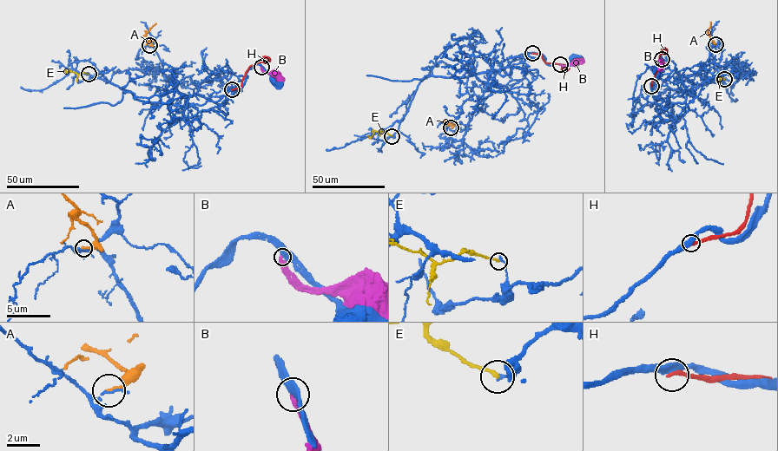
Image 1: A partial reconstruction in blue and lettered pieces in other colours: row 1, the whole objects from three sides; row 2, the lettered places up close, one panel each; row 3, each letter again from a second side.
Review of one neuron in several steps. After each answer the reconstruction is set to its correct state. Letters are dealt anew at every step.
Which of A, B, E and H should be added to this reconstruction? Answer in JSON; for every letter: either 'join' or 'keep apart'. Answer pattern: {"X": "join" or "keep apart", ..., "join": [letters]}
{"A": "keep apart", "B": "keep apart", "E": "keep apart", "H": "keep apart", "join": []}

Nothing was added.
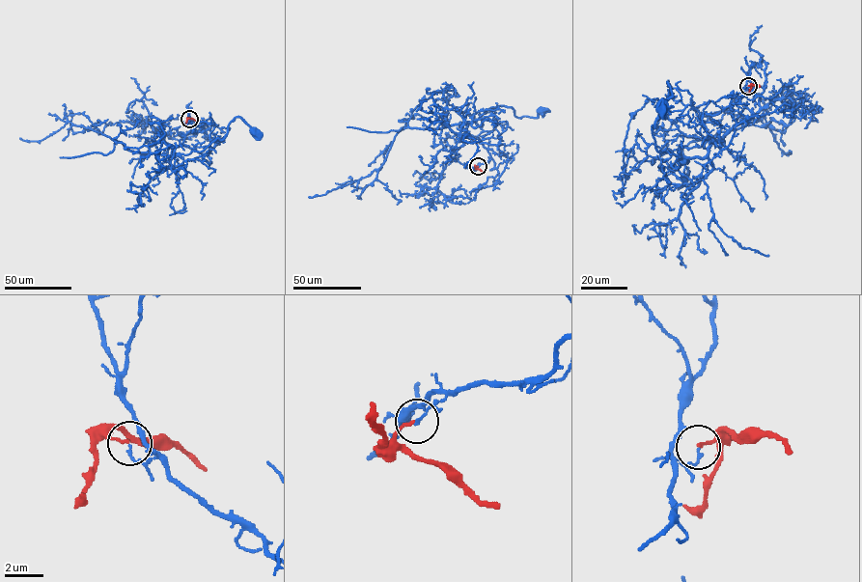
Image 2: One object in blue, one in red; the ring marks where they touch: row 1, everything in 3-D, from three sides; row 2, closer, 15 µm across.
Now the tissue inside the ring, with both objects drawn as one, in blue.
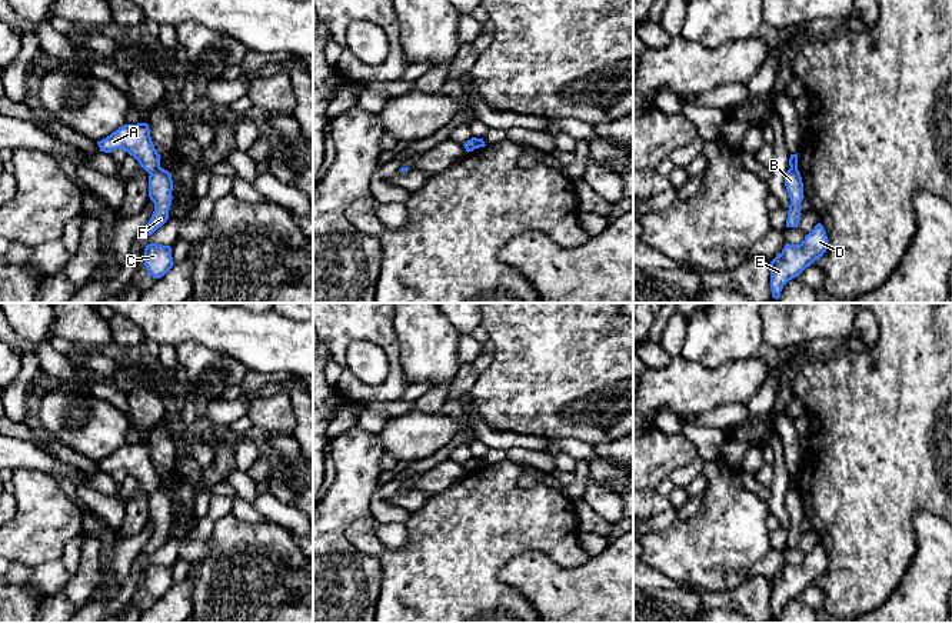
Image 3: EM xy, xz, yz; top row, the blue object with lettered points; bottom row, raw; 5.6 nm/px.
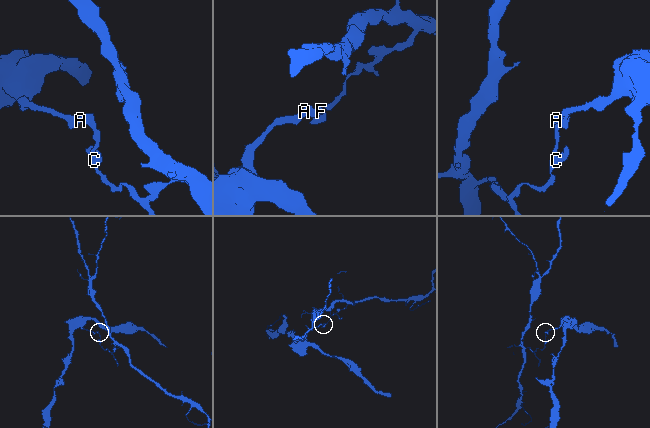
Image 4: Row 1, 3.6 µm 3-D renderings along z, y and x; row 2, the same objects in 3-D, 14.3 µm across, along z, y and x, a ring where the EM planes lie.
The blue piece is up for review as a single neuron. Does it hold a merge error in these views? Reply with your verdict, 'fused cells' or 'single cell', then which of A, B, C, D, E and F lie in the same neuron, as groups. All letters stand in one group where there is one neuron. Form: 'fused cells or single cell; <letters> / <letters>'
fused cells; A / B C D E F

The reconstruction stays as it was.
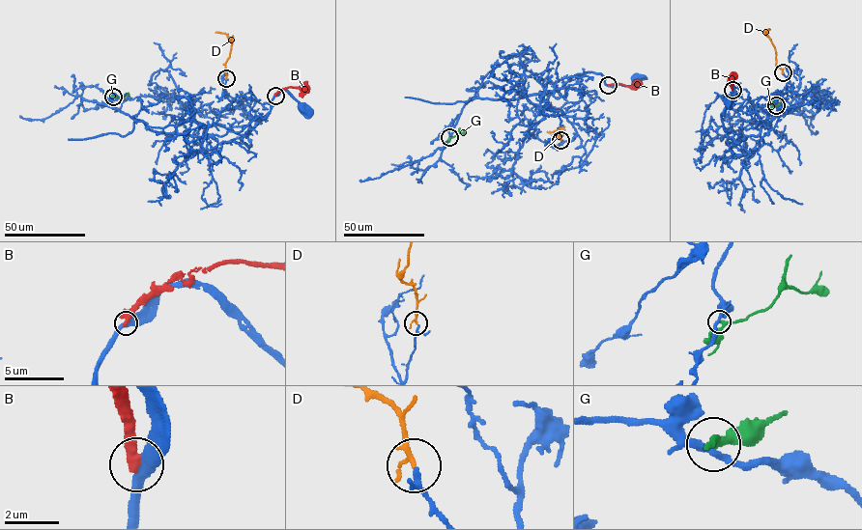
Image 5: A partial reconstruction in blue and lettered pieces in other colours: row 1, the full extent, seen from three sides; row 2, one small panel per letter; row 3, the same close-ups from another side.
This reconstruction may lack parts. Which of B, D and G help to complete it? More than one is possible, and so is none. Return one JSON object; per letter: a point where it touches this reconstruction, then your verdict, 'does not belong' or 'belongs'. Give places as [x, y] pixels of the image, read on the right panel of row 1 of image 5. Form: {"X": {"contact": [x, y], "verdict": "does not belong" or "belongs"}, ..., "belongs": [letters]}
{"B": {"contact": [732, 90], "verdict": "does not belong"}, "D": {"contact": [783, 72], "verdict": "belongs"}, "G": {"contact": [776, 105], "verdict": "does not belong"}, "belongs": ["D"]}

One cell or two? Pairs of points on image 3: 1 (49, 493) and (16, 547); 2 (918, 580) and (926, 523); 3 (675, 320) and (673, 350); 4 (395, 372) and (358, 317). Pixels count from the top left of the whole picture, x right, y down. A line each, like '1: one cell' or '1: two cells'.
1: one cell
2: one cell
3: one cell
4: one cell

